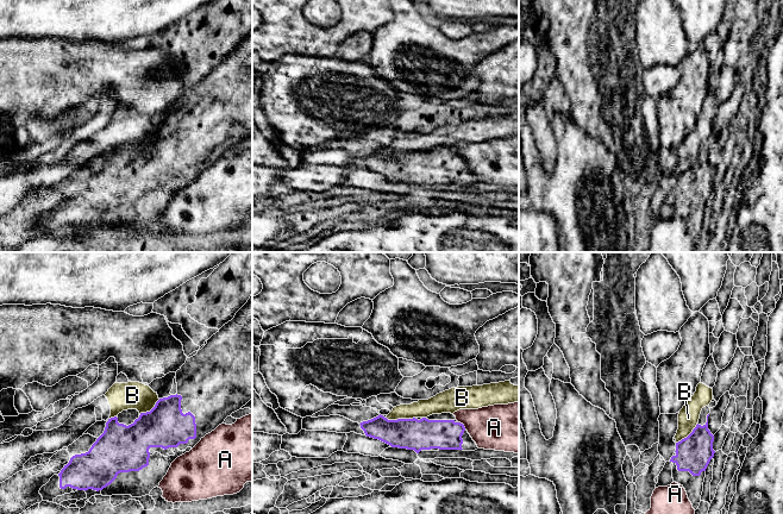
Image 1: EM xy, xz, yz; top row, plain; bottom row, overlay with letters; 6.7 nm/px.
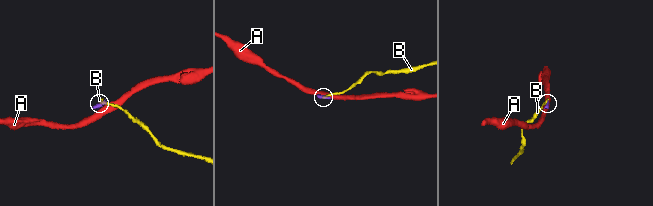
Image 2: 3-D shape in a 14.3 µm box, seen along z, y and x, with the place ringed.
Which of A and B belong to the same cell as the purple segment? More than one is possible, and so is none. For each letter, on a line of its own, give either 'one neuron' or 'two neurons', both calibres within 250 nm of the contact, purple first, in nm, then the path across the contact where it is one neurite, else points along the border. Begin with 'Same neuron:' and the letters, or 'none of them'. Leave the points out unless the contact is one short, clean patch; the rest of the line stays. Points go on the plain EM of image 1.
Same neuron: none of them
A: two neurons | 200/320 nm
B: two neurons | 220/120 nm

